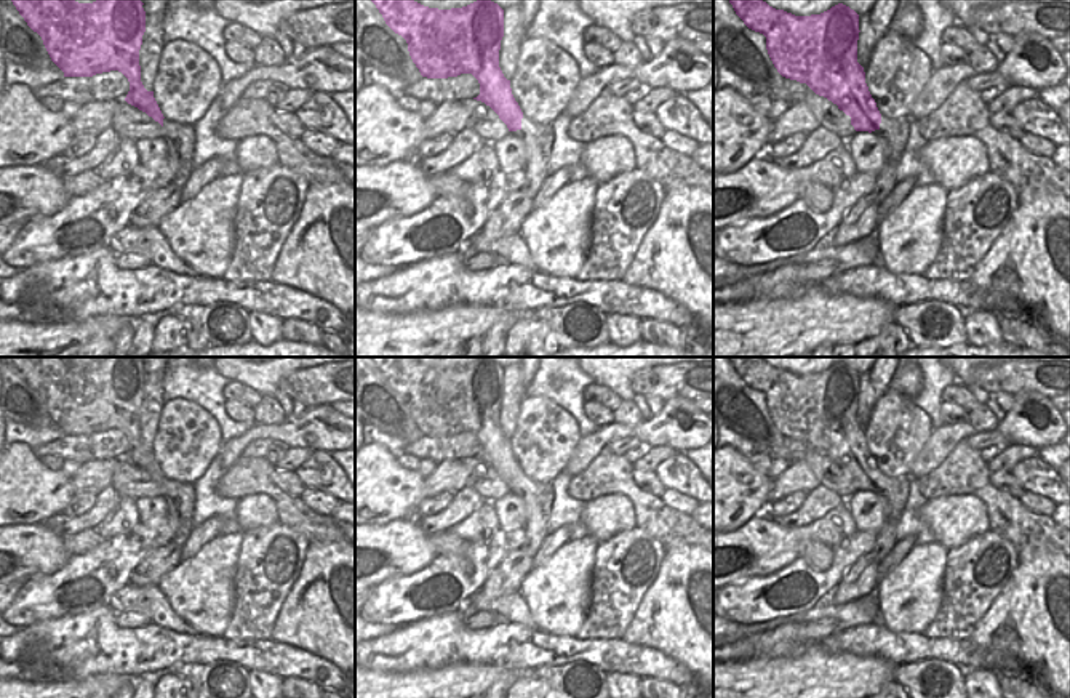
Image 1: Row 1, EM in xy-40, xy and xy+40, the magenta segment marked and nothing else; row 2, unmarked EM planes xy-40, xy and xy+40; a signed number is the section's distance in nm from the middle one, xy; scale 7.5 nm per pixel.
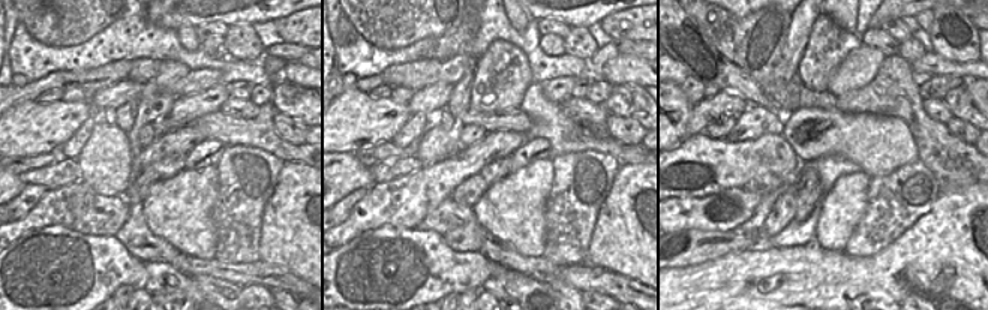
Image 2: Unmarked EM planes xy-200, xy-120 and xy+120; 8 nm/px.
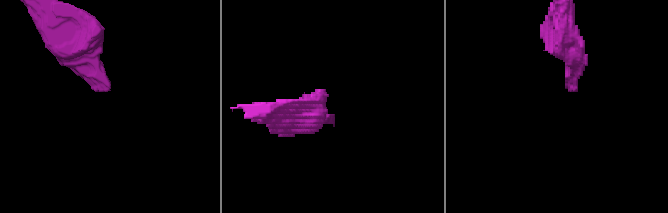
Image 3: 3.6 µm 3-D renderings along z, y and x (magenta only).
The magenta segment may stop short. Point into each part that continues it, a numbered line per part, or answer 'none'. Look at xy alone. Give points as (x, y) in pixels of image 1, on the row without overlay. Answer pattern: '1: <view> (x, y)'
1: xy (538, 497)

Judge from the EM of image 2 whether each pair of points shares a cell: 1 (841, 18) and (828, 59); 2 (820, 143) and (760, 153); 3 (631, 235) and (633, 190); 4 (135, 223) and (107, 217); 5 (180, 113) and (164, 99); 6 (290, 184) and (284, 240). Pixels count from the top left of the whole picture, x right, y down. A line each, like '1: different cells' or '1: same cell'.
1: different cells
2: different cells
3: same cell
4: different cells
5: different cells
6: same cell

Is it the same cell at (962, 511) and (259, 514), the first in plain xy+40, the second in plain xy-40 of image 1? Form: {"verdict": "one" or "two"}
{"verdict": "one"}

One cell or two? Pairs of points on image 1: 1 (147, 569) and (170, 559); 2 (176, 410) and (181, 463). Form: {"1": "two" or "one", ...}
{"1": "one", "2": "one"}

